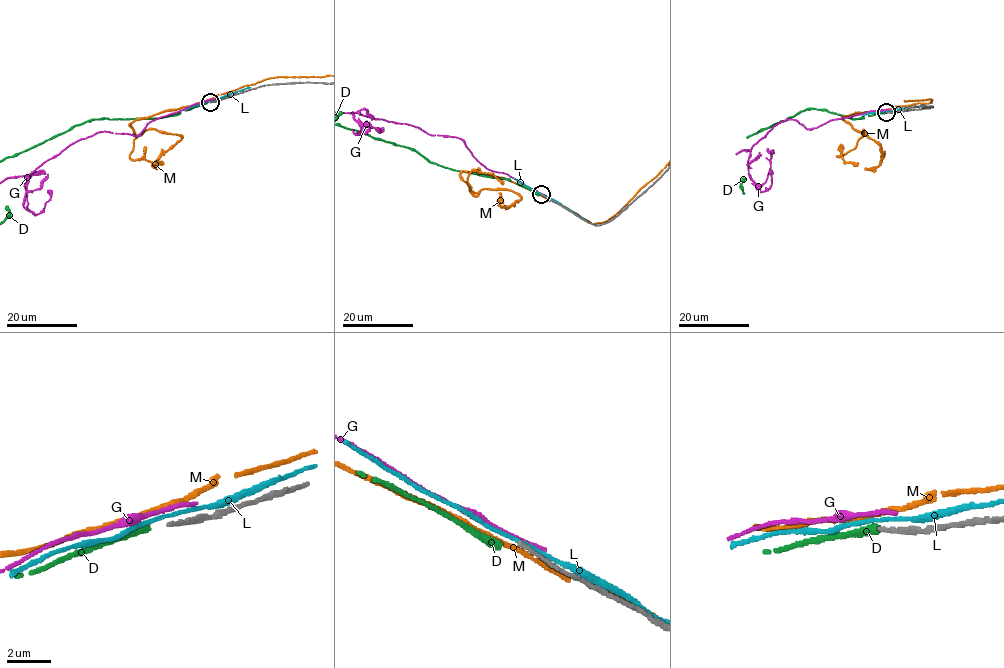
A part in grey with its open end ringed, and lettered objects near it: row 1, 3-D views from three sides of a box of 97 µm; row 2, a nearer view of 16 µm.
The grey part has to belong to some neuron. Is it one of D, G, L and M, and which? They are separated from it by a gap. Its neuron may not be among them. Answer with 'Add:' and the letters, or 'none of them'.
Add: none of them

